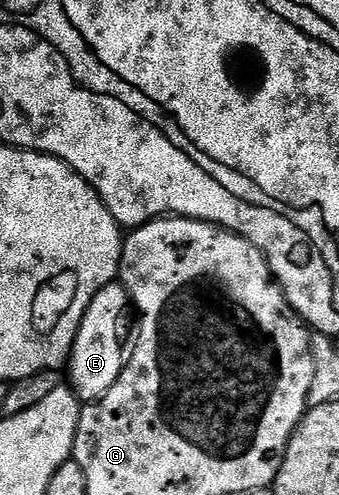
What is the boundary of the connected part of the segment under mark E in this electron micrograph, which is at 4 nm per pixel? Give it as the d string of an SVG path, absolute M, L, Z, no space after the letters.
M113 281L99 290L87 306L83 321L80 322L67 361L67 382L80 403L99 400L115 384L124 368L125 356L119 353L119 346L115 340L115 320L123 308L124 291L125 288L118 281Z

